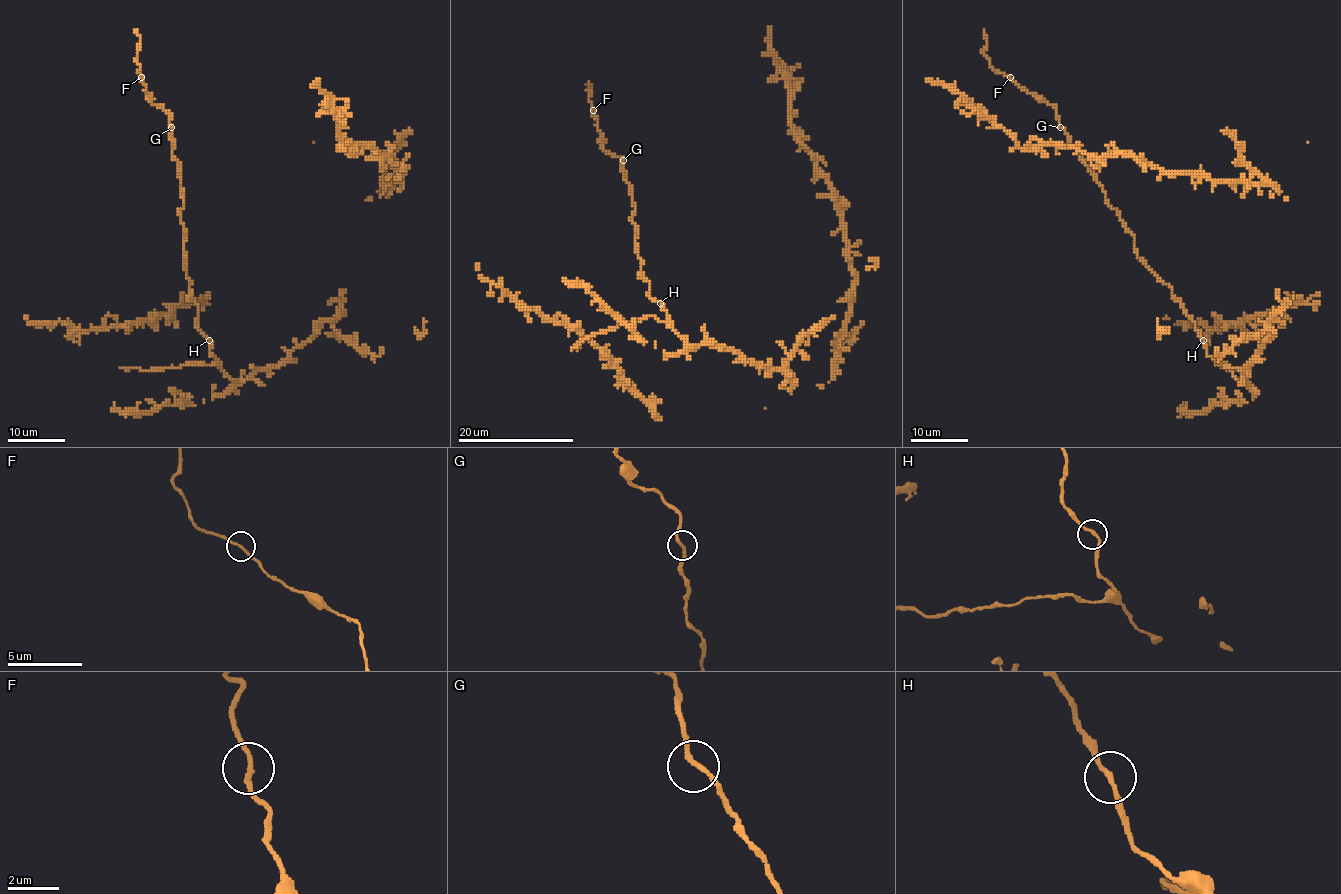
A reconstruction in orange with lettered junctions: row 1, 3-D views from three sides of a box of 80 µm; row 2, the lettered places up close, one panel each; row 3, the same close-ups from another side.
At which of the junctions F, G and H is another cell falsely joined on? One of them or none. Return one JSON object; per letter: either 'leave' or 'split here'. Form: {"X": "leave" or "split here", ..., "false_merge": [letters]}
{"F": "leave", "G": "leave", "H": "leave", "false_merge": []}

